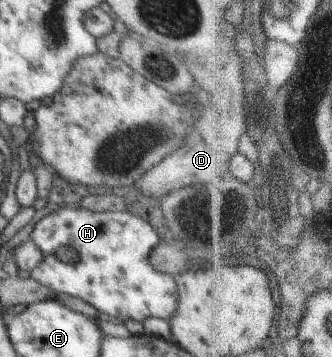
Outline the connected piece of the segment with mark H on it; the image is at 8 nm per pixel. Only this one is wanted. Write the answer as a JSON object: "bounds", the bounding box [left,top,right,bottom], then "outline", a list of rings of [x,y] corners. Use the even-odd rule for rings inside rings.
{"bounds":[30,203,178,322],"outline":[[[79,203],[60,206],[48,217],[42,217],[34,224],[32,241],[42,251],[42,263],[30,272],[31,278],[38,284],[48,285],[55,293],[80,297],[98,311],[118,317],[122,321],[132,319],[146,321],[149,317],[165,319],[167,322],[177,310],[178,287],[173,275],[160,273],[150,263],[150,251],[155,249],[160,237],[150,222],[142,217],[124,211],[86,211]]]}

